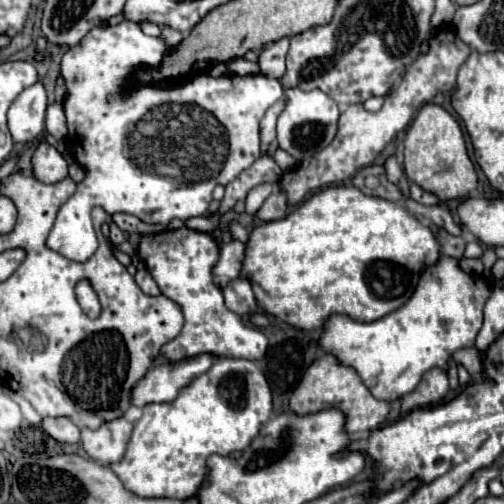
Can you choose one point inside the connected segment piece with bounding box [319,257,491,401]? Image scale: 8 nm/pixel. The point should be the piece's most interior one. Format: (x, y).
(391, 354)

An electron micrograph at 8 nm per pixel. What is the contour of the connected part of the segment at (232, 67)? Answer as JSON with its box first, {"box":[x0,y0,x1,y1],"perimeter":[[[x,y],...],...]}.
{"box":[227,59,259,75],"perimeter":[[[233,59],[233,61],[229,61],[227,69],[231,73],[237,73],[237,75],[249,75],[249,73],[255,75],[255,73],[259,73],[259,65],[257,63],[249,63],[245,59]]]}

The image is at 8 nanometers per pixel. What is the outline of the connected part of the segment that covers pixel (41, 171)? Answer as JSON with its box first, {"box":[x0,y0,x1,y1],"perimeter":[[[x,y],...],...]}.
{"box":[33,141,69,183],"perimeter":[[[43,141],[33,155],[33,175],[43,183],[59,183],[69,175],[69,165],[53,145]]]}

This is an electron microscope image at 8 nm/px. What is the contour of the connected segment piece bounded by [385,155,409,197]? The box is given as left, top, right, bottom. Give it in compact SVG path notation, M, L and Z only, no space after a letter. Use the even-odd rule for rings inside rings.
M391 155L387 161L385 161L385 171L387 171L387 179L395 185L399 185L403 189L403 195L409 197L409 181L401 169L401 165L397 163L397 157Z

